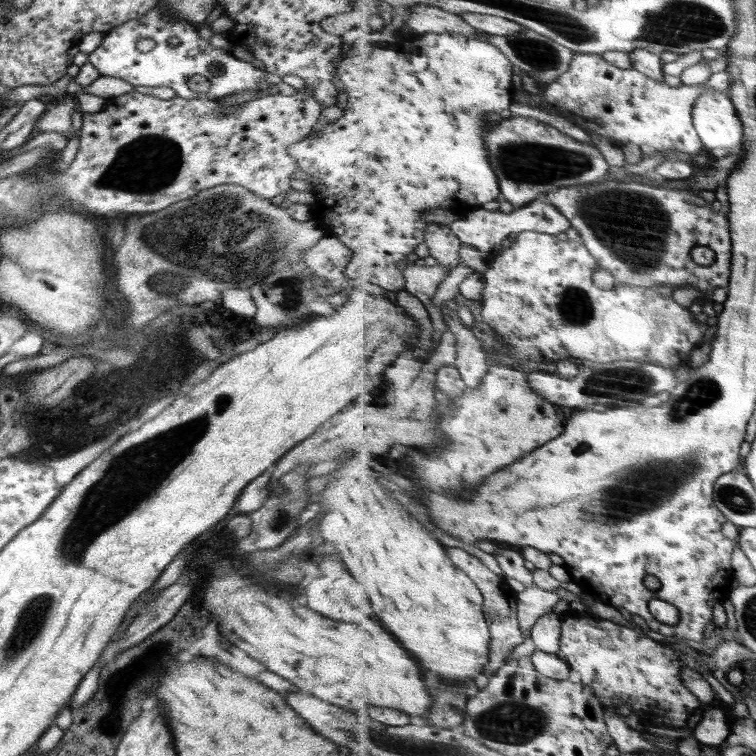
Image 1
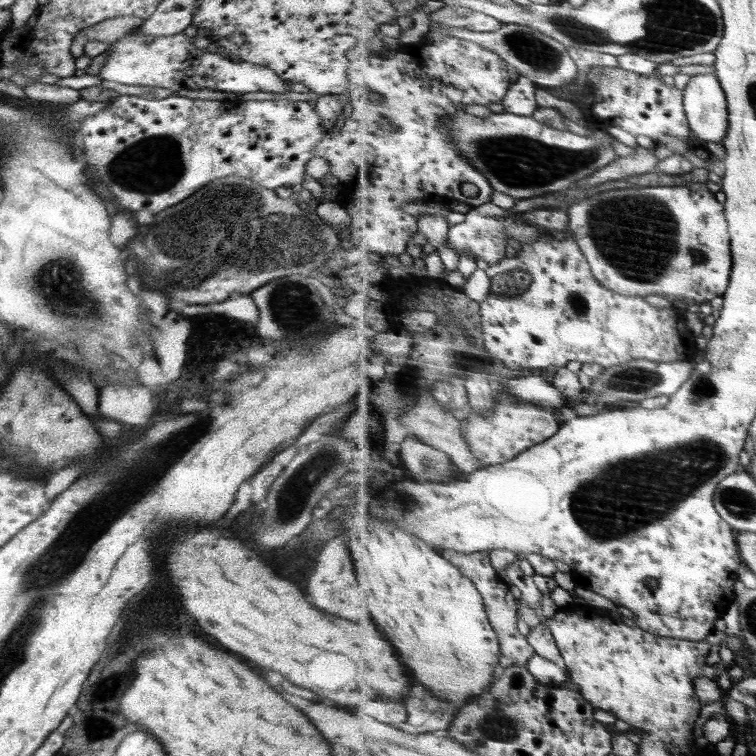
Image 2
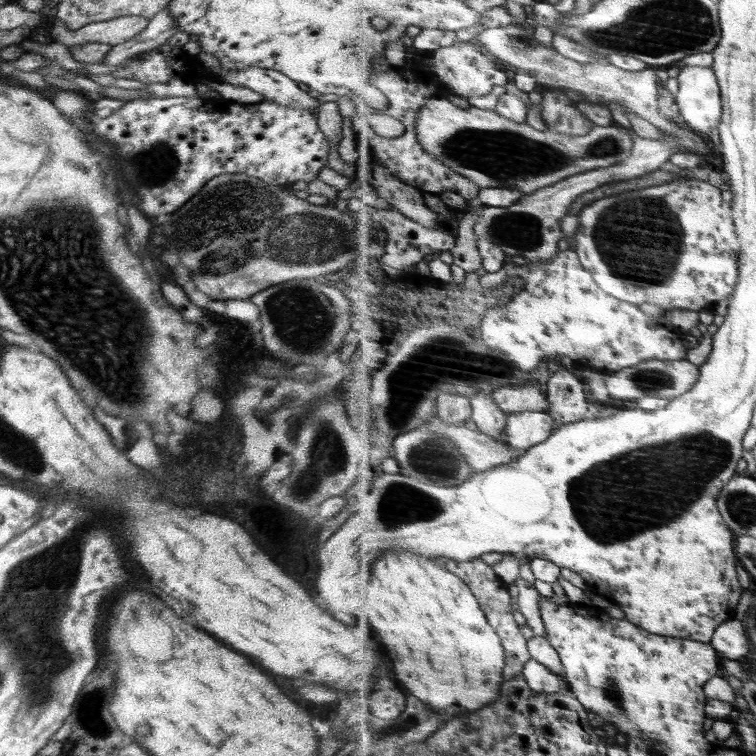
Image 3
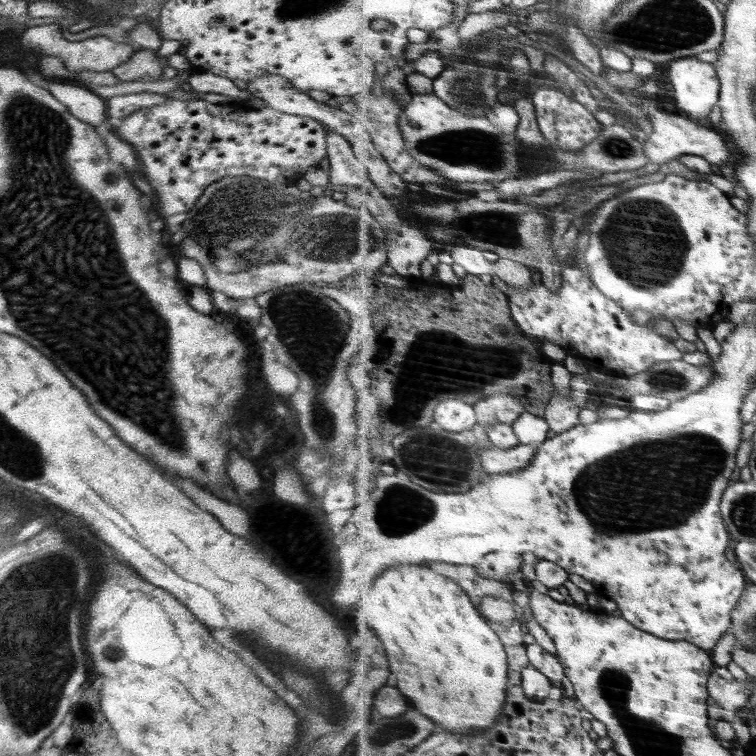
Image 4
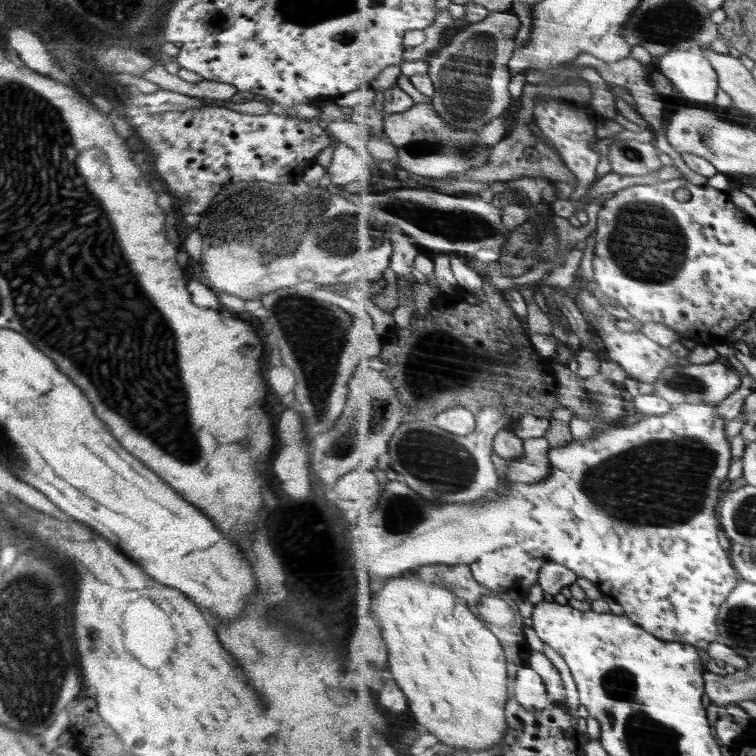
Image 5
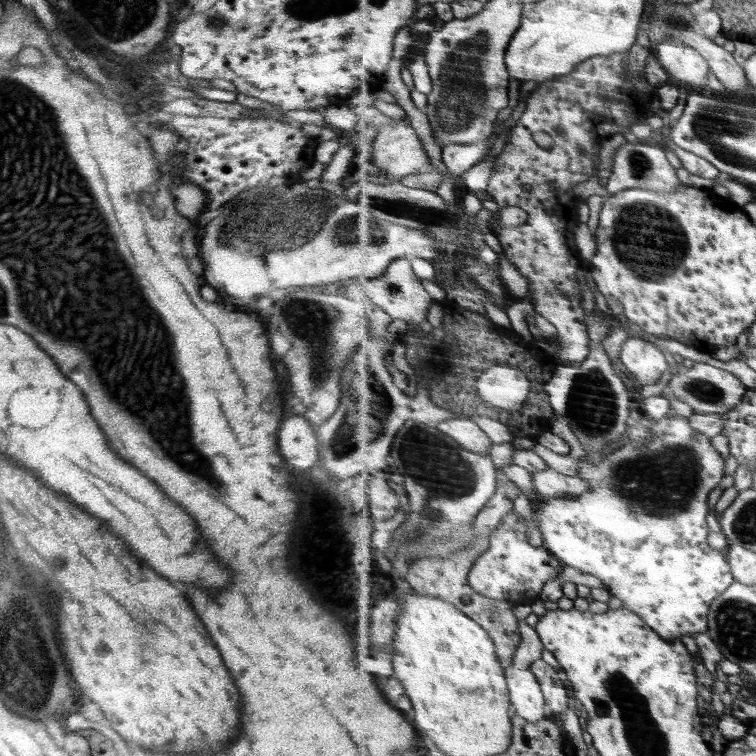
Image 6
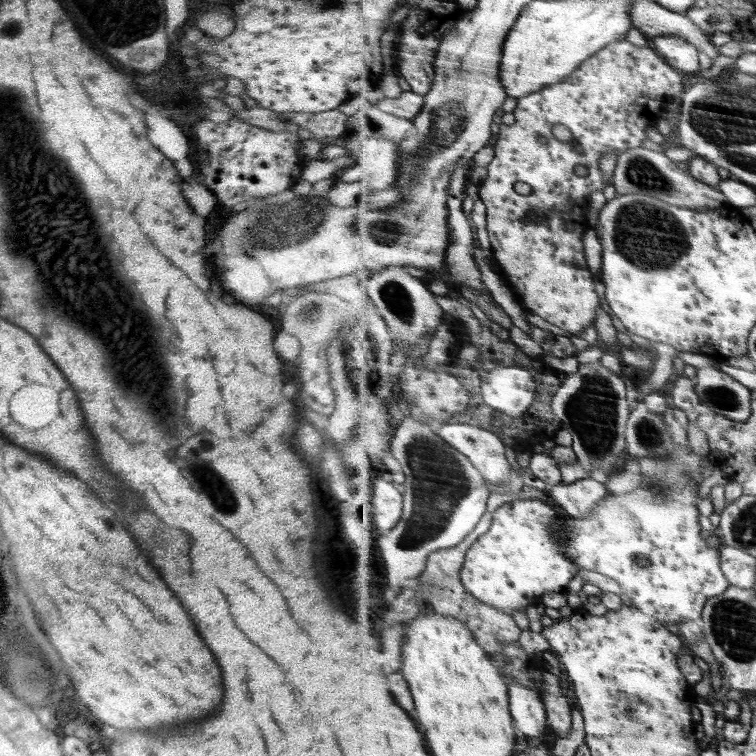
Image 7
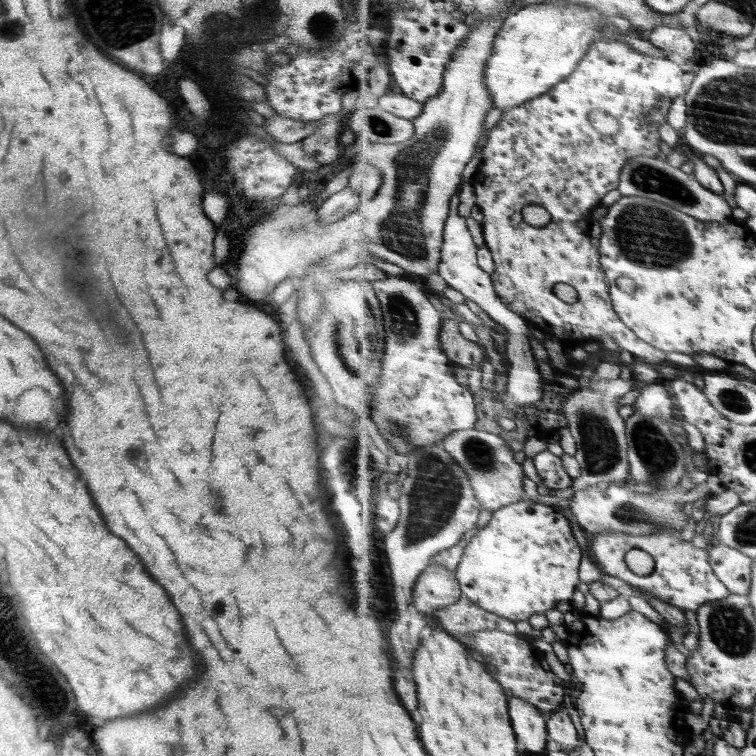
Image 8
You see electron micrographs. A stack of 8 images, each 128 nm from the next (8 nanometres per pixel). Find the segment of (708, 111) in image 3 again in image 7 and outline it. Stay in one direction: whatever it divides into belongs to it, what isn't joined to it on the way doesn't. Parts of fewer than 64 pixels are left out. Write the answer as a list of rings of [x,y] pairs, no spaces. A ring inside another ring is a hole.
[[[678,35],[655,37],[652,42],[677,69],[690,76],[700,72],[700,50],[694,43]]]

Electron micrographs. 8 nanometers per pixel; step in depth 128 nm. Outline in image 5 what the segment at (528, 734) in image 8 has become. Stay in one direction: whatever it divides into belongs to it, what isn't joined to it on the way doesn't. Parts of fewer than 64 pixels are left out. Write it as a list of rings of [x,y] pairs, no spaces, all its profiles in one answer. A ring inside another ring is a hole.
[[[531,666],[523,668],[516,678],[515,697],[528,710],[548,708],[548,689],[544,677]]]

